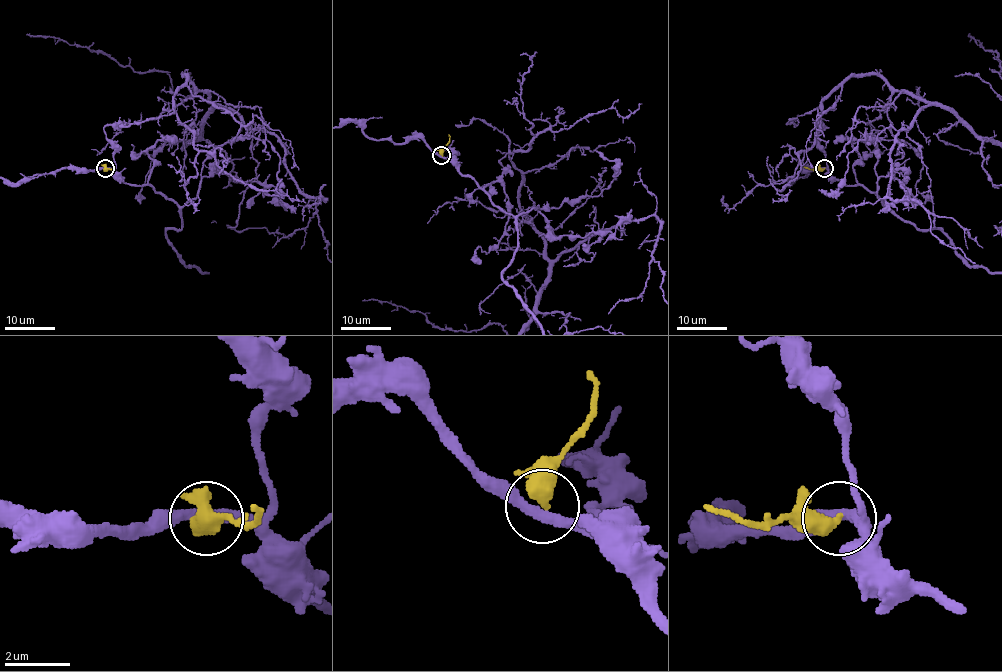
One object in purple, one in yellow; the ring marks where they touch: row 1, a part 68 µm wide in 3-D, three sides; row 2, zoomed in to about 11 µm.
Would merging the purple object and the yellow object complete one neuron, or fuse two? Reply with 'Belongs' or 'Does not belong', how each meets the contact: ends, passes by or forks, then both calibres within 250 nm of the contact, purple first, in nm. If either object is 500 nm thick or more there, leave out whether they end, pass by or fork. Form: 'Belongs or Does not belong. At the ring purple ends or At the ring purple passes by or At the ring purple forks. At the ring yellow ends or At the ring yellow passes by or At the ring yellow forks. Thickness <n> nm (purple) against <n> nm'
Does not belong. Thickness 320 nm (purple) against 500 nm

